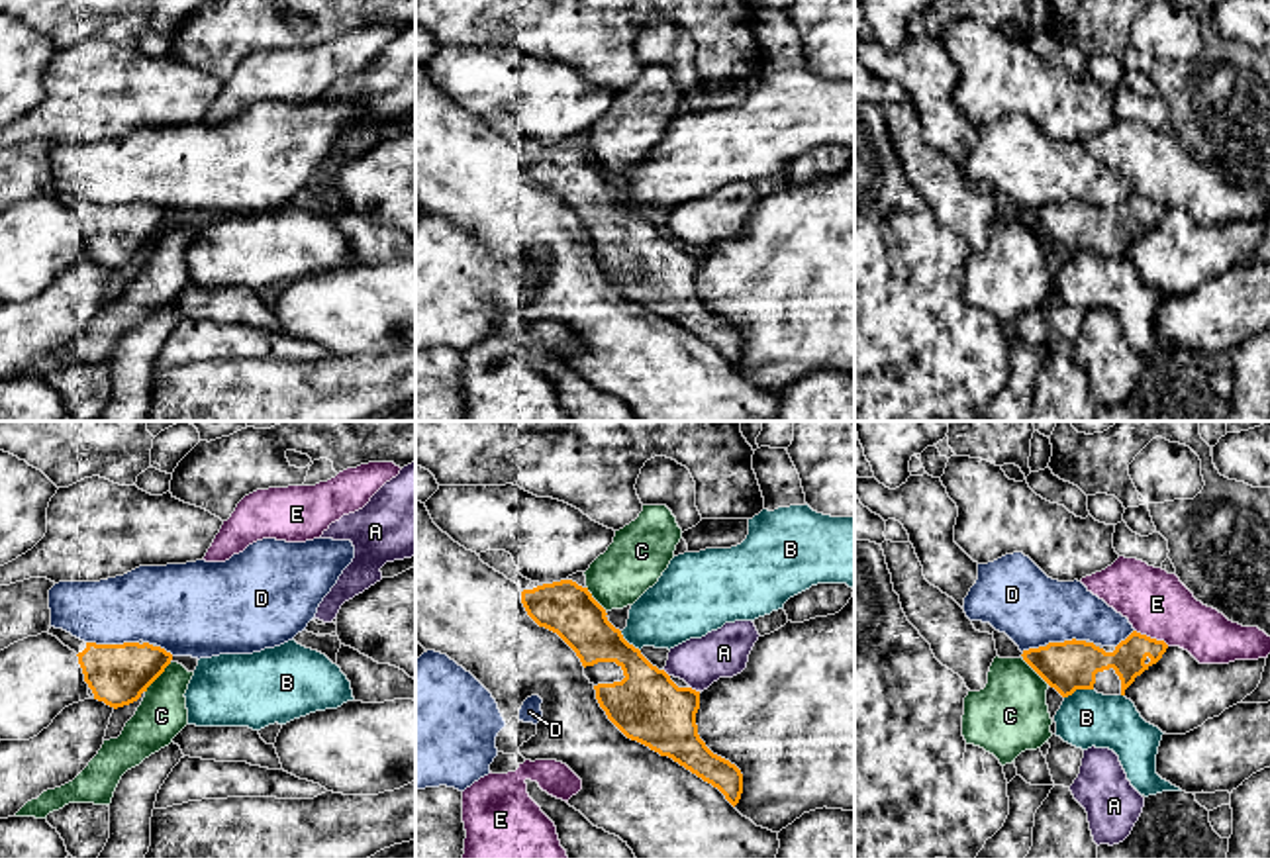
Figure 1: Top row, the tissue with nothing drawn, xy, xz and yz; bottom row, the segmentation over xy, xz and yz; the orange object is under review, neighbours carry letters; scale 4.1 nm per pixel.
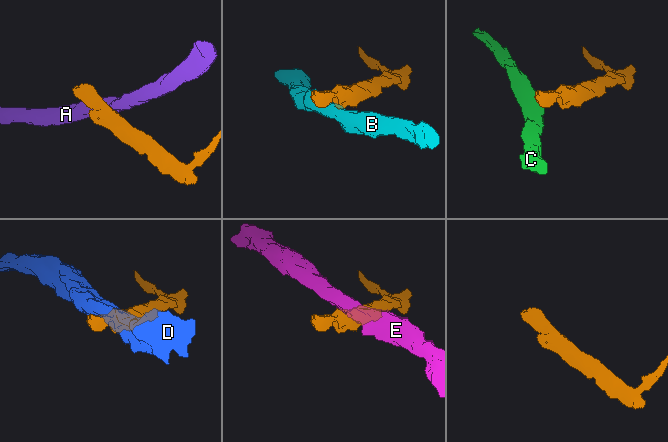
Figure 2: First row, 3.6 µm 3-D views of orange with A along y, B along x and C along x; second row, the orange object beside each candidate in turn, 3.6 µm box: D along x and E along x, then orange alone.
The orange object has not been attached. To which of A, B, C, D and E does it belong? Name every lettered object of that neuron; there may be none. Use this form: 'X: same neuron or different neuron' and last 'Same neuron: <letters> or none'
A: different neuron
B: different neuron
C: different neuron
D: different neuron
E: different neuron
Same neuron: none

